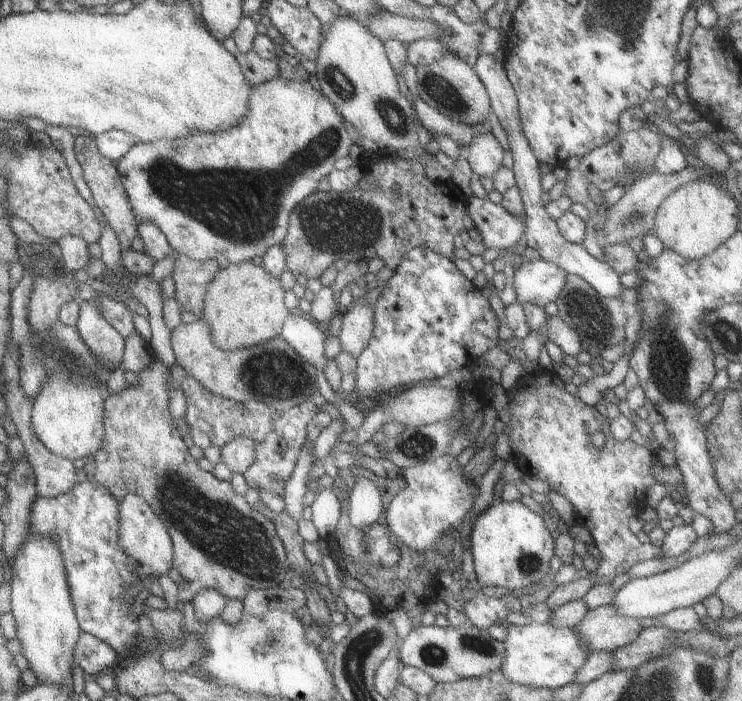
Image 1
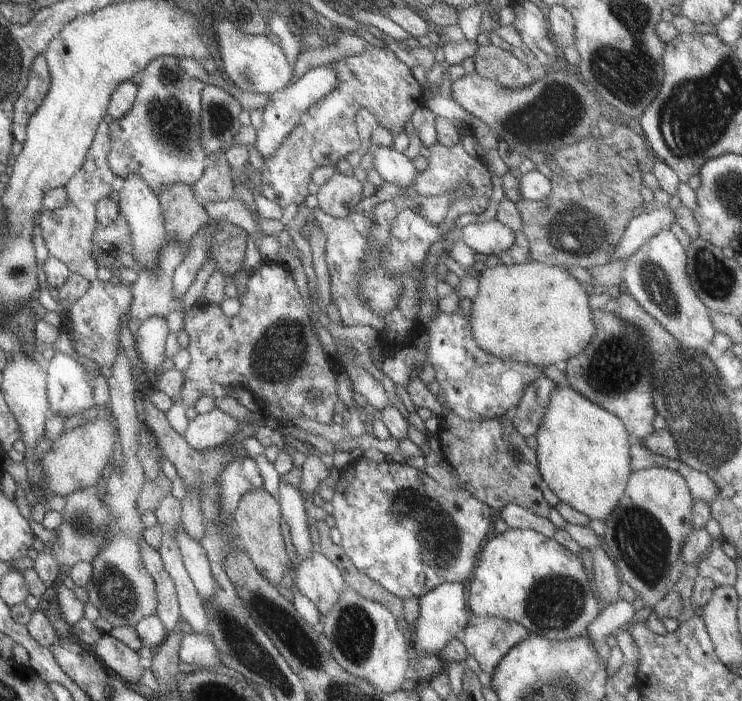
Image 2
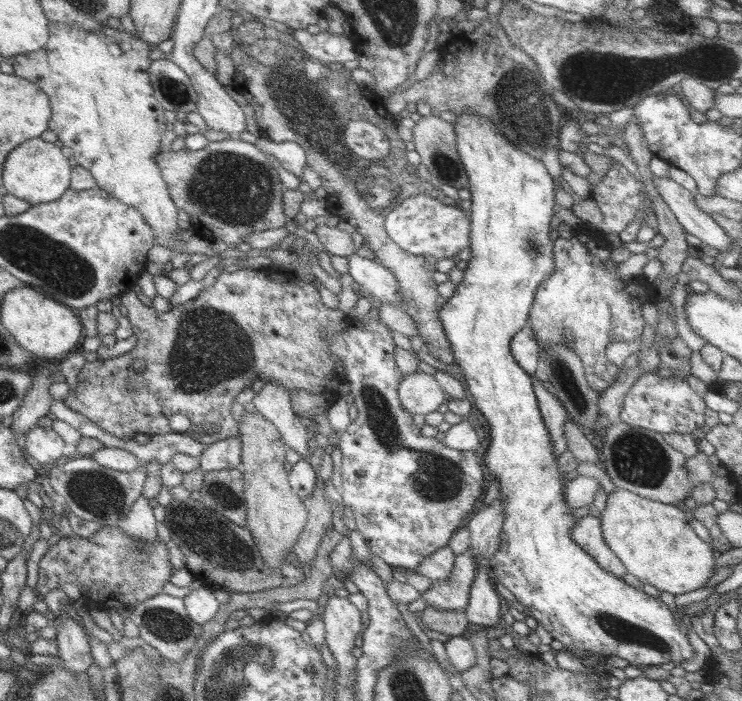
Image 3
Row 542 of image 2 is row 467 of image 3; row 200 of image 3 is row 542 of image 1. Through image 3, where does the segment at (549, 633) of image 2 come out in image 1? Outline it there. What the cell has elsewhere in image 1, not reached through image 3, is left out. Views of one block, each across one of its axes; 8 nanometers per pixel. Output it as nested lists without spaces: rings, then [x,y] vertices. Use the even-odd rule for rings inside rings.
[[[502,501],[481,512],[471,529],[471,552],[475,578],[480,587],[501,586],[512,592],[550,577],[549,560],[554,540],[541,516],[520,502]]]

